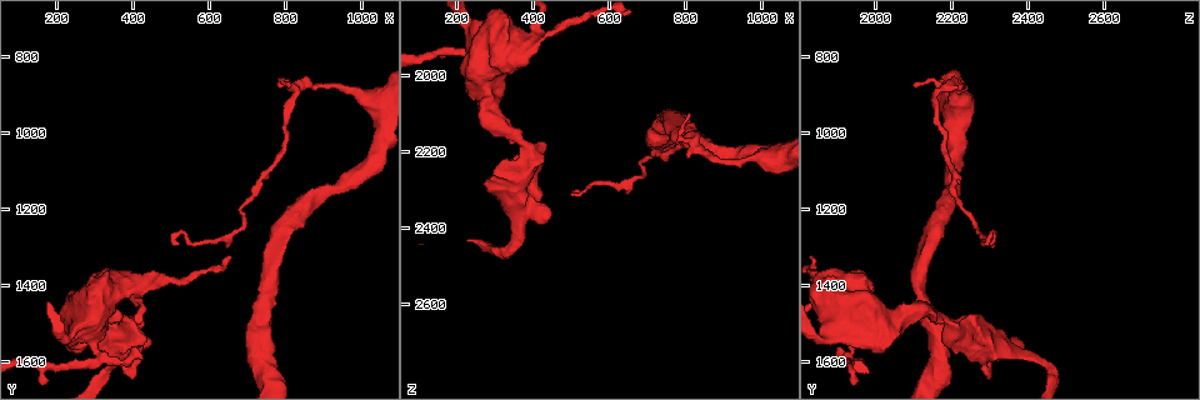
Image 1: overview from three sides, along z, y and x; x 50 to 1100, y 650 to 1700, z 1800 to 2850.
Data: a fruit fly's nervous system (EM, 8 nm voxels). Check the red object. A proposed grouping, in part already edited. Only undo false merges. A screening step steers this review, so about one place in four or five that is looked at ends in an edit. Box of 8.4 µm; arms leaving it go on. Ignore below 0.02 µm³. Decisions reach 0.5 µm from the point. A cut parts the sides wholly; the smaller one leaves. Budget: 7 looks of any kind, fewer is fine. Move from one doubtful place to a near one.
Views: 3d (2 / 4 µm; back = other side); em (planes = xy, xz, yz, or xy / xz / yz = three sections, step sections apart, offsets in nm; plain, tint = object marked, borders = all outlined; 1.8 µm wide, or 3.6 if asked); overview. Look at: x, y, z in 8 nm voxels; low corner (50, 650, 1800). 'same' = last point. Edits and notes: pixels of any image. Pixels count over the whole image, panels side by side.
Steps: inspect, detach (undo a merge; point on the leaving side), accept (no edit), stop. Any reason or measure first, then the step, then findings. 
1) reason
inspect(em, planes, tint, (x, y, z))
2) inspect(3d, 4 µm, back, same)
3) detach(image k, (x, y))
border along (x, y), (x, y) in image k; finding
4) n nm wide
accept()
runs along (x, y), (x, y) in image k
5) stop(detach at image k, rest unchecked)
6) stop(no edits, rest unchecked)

thick turns thin
inspect(3d, 2 µm, (320, 1585, 1925))

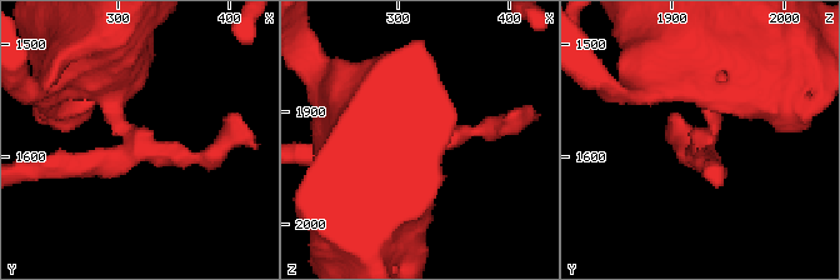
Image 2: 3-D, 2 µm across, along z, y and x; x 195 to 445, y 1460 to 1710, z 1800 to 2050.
shape alone is not enough
inspect(em, planes, plain, (316, 1590, 1928))

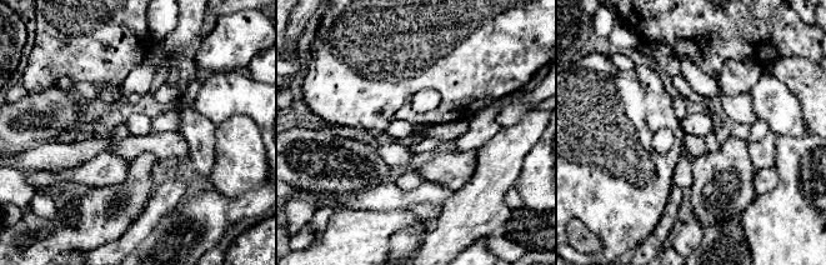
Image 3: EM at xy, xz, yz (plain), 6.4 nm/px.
where the object lies
inspect(em, planes, tint, same)

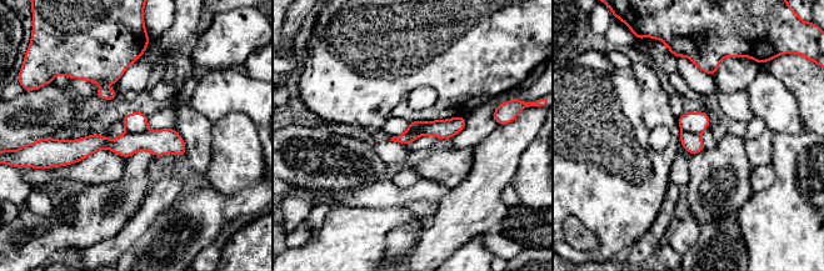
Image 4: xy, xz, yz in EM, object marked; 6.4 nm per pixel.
110 nm wide
detach(image 4, (168, 141))
the part that leaves runs along (59, 146), (171, 142), (183, 151) in image 4; two neurons meet here

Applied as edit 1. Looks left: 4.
redraw
inspect(overview)

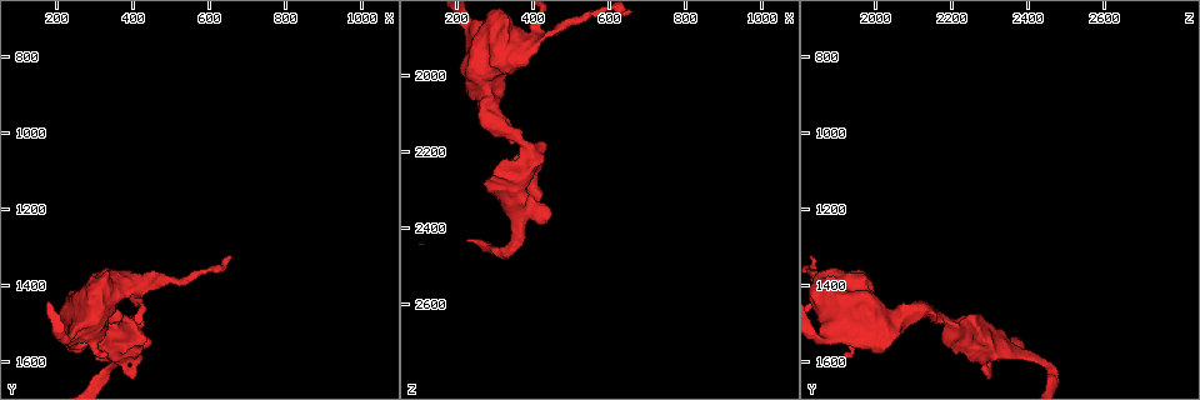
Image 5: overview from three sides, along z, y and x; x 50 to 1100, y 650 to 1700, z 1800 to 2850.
thick turns thin
inspect(em, 3.6 µm, yz, step 8, tint, (365, 1560, 2310))

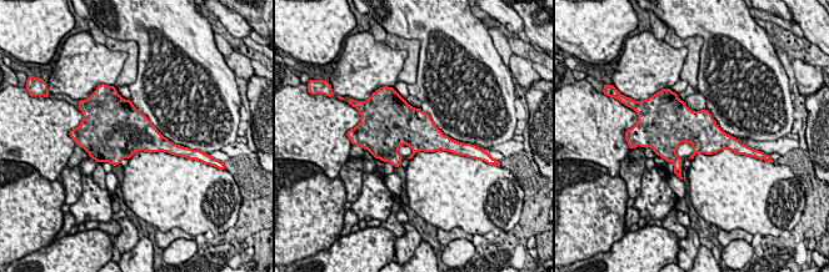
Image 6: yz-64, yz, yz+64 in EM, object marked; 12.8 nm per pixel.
another direction
inspect(em, 3.6 µm, planes, tint, same)

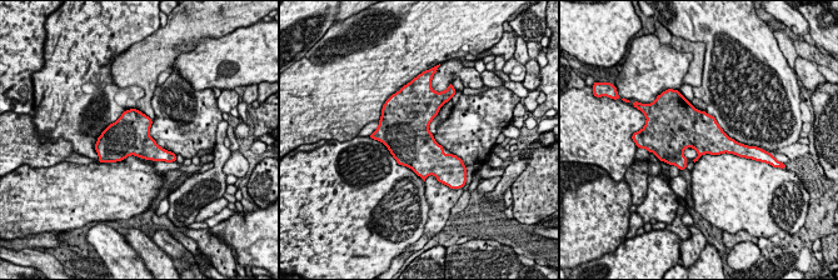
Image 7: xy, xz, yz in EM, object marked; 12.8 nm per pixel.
480 nm wide
accept()
one neuron here

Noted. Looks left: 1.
stop(detach at image 4, rest unchecked)

